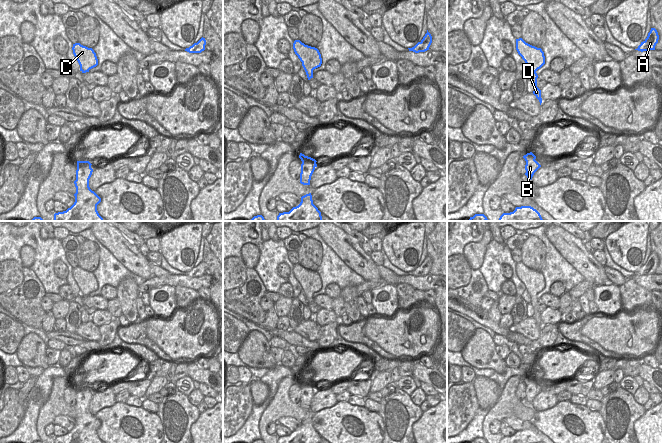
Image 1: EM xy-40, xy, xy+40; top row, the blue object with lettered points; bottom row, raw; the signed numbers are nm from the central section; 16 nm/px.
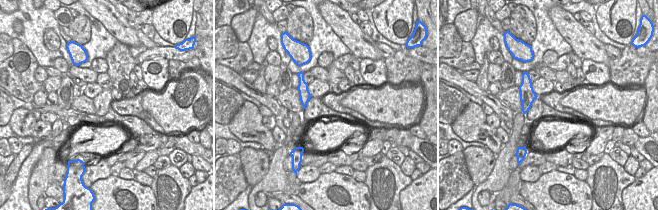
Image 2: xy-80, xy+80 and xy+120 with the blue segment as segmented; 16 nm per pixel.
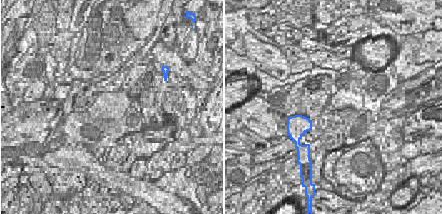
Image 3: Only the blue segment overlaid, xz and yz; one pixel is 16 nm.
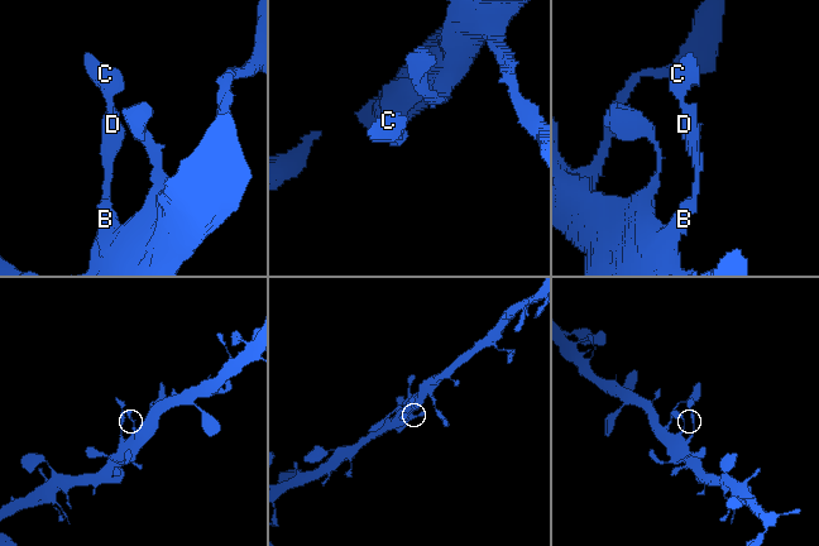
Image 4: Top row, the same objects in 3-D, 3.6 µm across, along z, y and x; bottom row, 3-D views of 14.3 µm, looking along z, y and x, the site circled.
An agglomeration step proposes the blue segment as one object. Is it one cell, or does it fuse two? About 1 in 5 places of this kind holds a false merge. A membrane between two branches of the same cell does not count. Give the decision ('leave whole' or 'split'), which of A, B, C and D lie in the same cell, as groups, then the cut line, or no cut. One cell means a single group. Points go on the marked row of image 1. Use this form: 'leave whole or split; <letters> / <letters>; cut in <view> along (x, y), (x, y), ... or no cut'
leave whole; A B C D; no cut

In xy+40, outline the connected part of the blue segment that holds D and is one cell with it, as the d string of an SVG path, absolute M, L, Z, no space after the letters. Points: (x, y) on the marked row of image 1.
M522 38L516 39L516 50L518 54L525 61L531 73L531 81L534 85L533 94L539 100L540 105L542 103L541 90L537 87L538 75L536 71L545 64L544 52L541 48L537 48L526 43Z

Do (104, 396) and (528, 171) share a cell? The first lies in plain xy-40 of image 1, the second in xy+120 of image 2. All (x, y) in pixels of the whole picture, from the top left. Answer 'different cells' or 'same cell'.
same cell

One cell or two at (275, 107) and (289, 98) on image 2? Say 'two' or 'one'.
two

